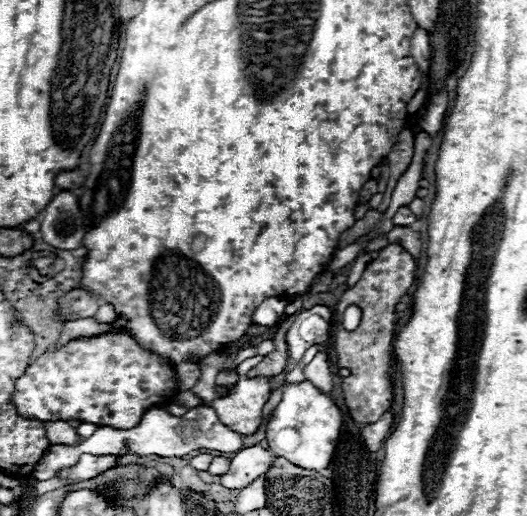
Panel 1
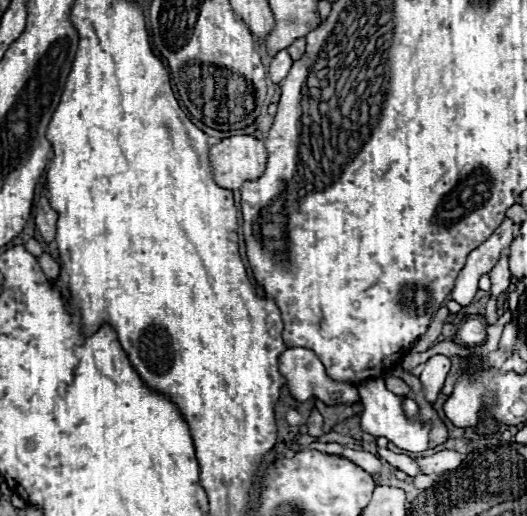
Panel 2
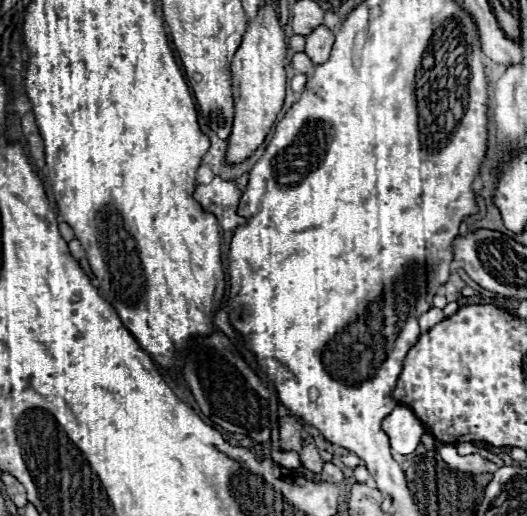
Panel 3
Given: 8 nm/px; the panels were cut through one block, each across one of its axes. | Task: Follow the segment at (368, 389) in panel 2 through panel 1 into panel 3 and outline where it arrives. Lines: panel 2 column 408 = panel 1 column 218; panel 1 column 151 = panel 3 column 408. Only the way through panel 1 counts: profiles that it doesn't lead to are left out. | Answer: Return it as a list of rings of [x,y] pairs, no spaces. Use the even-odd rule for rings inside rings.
[[[396,406],[390,416],[382,420],[382,430],[390,436],[392,450],[402,456],[412,454],[426,432],[422,422],[406,406]]]

